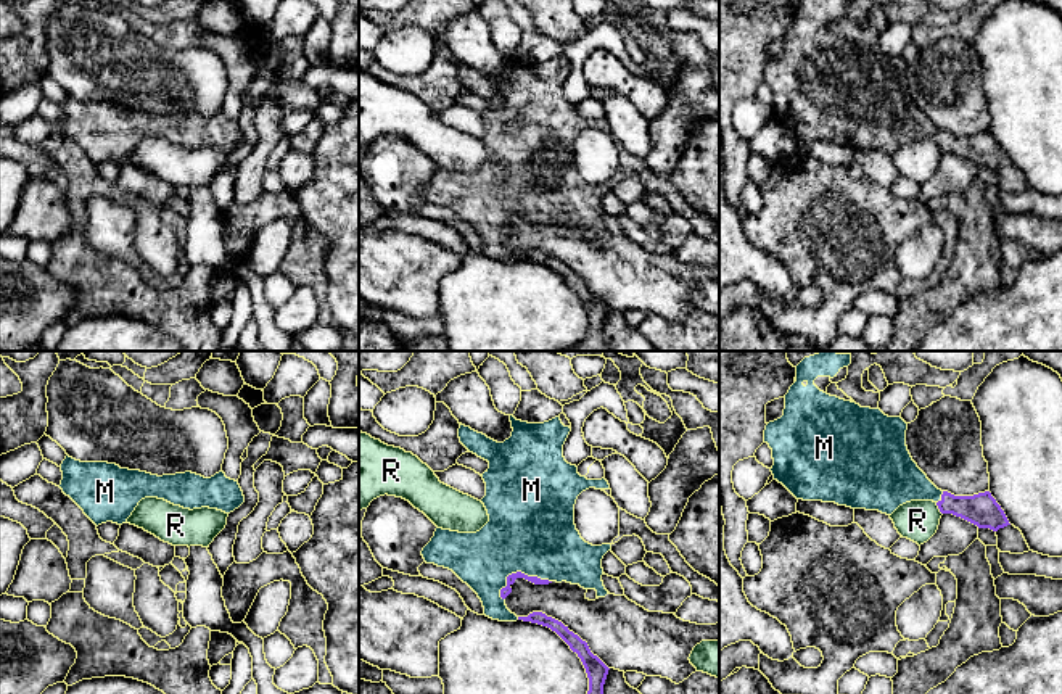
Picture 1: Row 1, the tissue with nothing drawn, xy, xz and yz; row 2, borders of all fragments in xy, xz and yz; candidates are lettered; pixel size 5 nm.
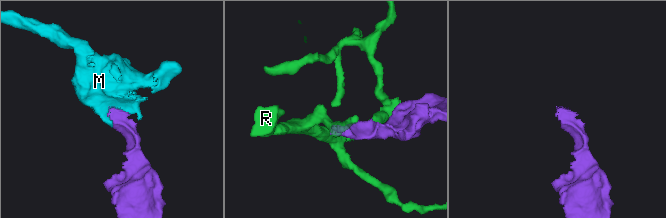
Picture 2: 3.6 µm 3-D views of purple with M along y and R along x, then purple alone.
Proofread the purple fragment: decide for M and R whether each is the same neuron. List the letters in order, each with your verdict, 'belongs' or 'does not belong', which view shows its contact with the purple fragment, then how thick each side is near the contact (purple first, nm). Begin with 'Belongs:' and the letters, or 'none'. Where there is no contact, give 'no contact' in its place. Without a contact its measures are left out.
Belongs: M
M: belongs | xz | 50/440 nm
R: does not belong | yz | 160/200 nm

